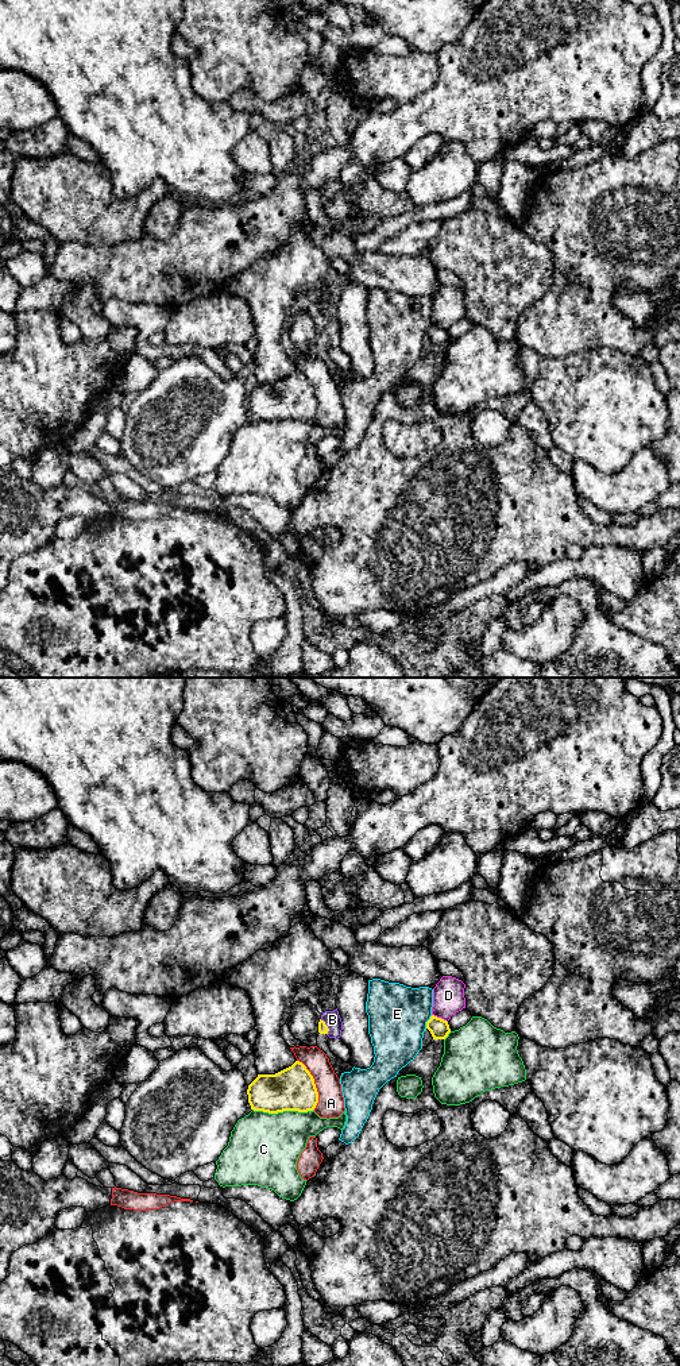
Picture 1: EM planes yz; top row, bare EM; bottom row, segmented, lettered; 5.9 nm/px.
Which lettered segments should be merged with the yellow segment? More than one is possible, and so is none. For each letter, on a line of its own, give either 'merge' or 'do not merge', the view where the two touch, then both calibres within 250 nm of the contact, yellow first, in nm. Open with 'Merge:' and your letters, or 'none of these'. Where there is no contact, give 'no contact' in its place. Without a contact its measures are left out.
Merge: B
A: do not merge; contact in yz; calibres 260 and 160 nm
B: merge; contact in yz; calibres 60 and 100 nm
C: do not merge; contact in yz; calibres 260 and 400 nm
D: do not merge; contact in yz; calibres 120 and 190 nm
E: do not merge; contact in yz; calibres 120 and 360 nm

